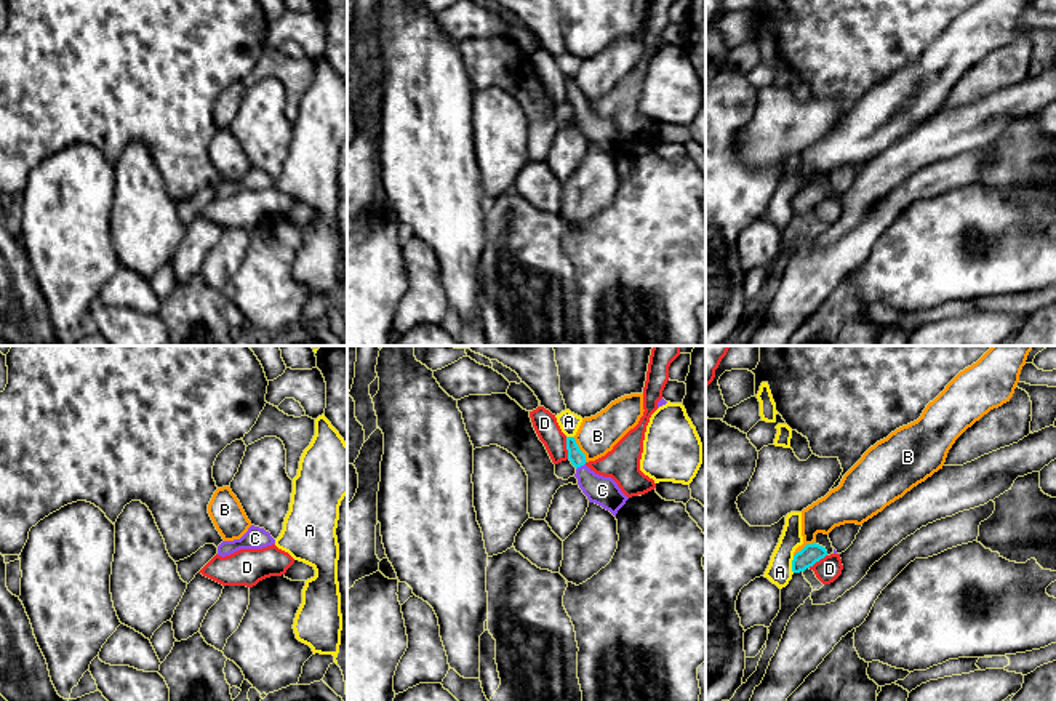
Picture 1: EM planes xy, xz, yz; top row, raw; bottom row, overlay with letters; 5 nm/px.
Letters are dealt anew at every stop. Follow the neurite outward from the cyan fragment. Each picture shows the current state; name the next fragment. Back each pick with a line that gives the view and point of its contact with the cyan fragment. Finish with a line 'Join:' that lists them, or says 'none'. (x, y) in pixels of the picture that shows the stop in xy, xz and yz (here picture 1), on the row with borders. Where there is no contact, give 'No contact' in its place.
C: Touches cyan at xz (580, 466)
Join: C

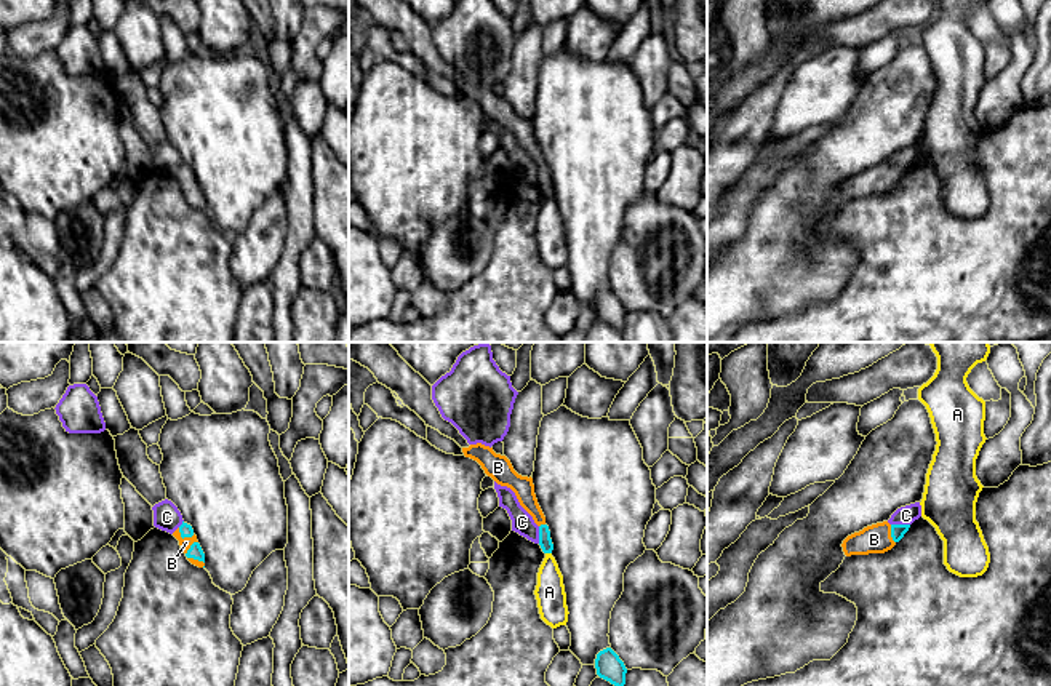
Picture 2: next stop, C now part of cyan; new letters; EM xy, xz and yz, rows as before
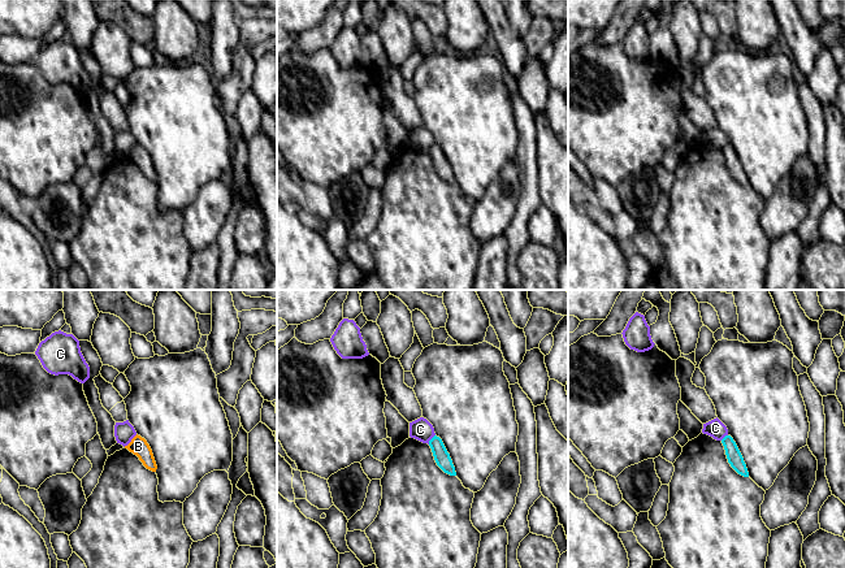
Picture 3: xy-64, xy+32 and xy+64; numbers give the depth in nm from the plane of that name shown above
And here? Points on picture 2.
B: Touches cyan at xy (184, 536)
Join: B

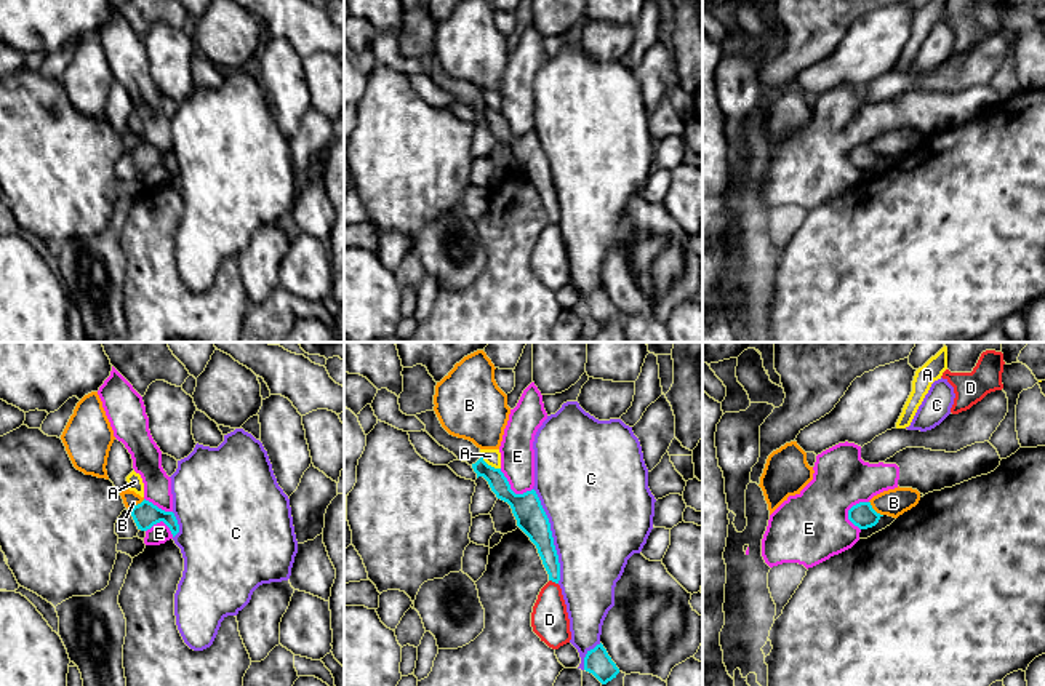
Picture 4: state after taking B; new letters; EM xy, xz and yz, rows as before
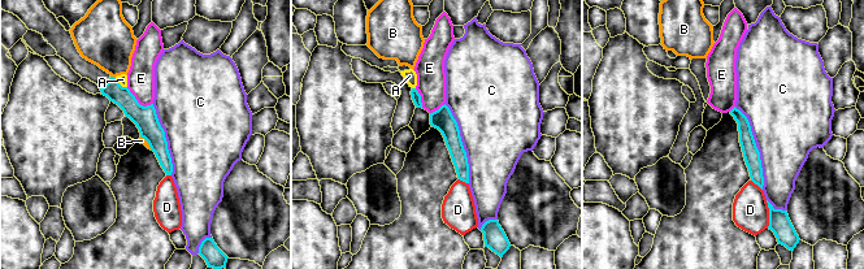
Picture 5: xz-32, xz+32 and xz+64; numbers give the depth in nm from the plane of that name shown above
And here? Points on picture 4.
Join: none

